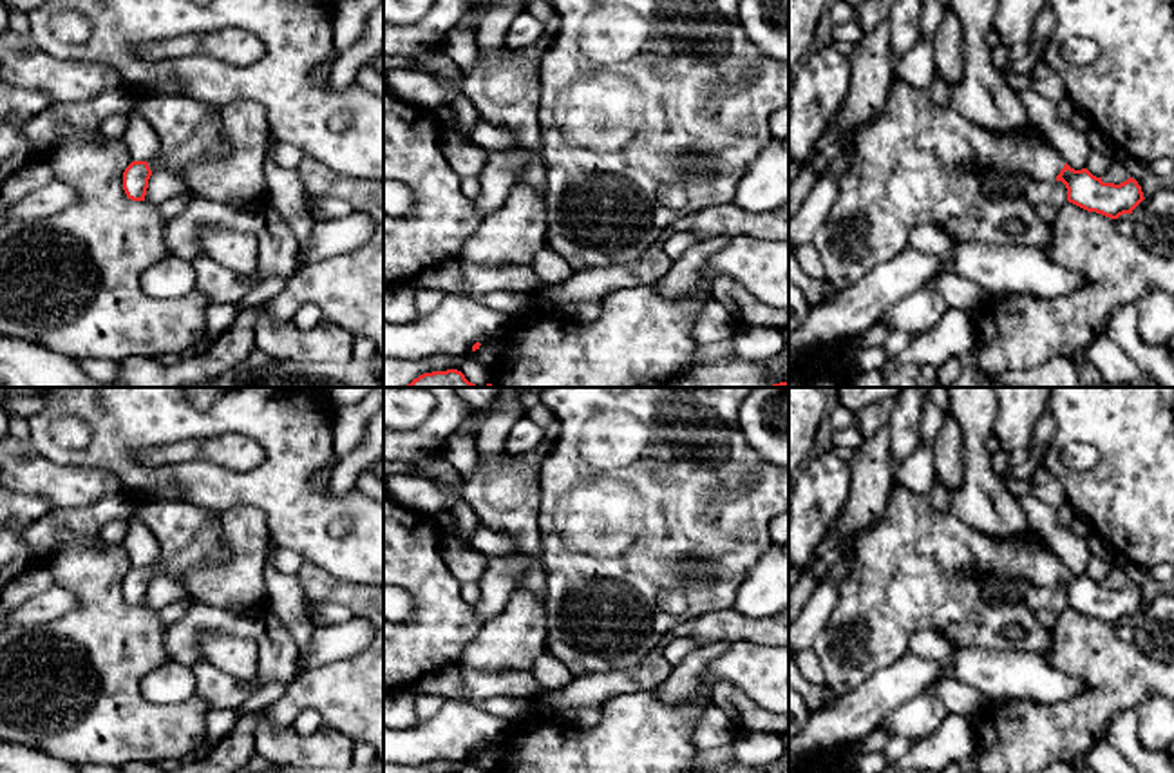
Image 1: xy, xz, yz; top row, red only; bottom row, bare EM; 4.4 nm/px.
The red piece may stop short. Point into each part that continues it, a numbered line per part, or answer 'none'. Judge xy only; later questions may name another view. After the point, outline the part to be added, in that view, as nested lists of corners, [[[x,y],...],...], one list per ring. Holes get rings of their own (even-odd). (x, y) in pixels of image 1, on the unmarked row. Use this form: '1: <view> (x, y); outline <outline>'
1: xy (189, 536); outline [[[150,500],[137,505],[137,518],[159,543],[159,559],[150,576],[166,574],[186,590],[186,576],[194,567],[215,565],[230,558],[222,538],[221,514],[190,501]],[[188,590],[188,612],[168,626],[163,641],[174,661],[195,675],[195,699],[212,710],[237,710],[253,692],[266,684],[284,684],[295,677],[298,648],[288,628],[264,608],[246,616],[197,601]],[[215,632],[250,637],[259,644],[259,673],[239,681],[212,666],[199,650],[199,635]]]

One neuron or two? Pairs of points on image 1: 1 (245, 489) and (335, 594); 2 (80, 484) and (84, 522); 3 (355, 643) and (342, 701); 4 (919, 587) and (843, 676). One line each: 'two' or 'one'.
1: two
2: two
3: two
4: one

